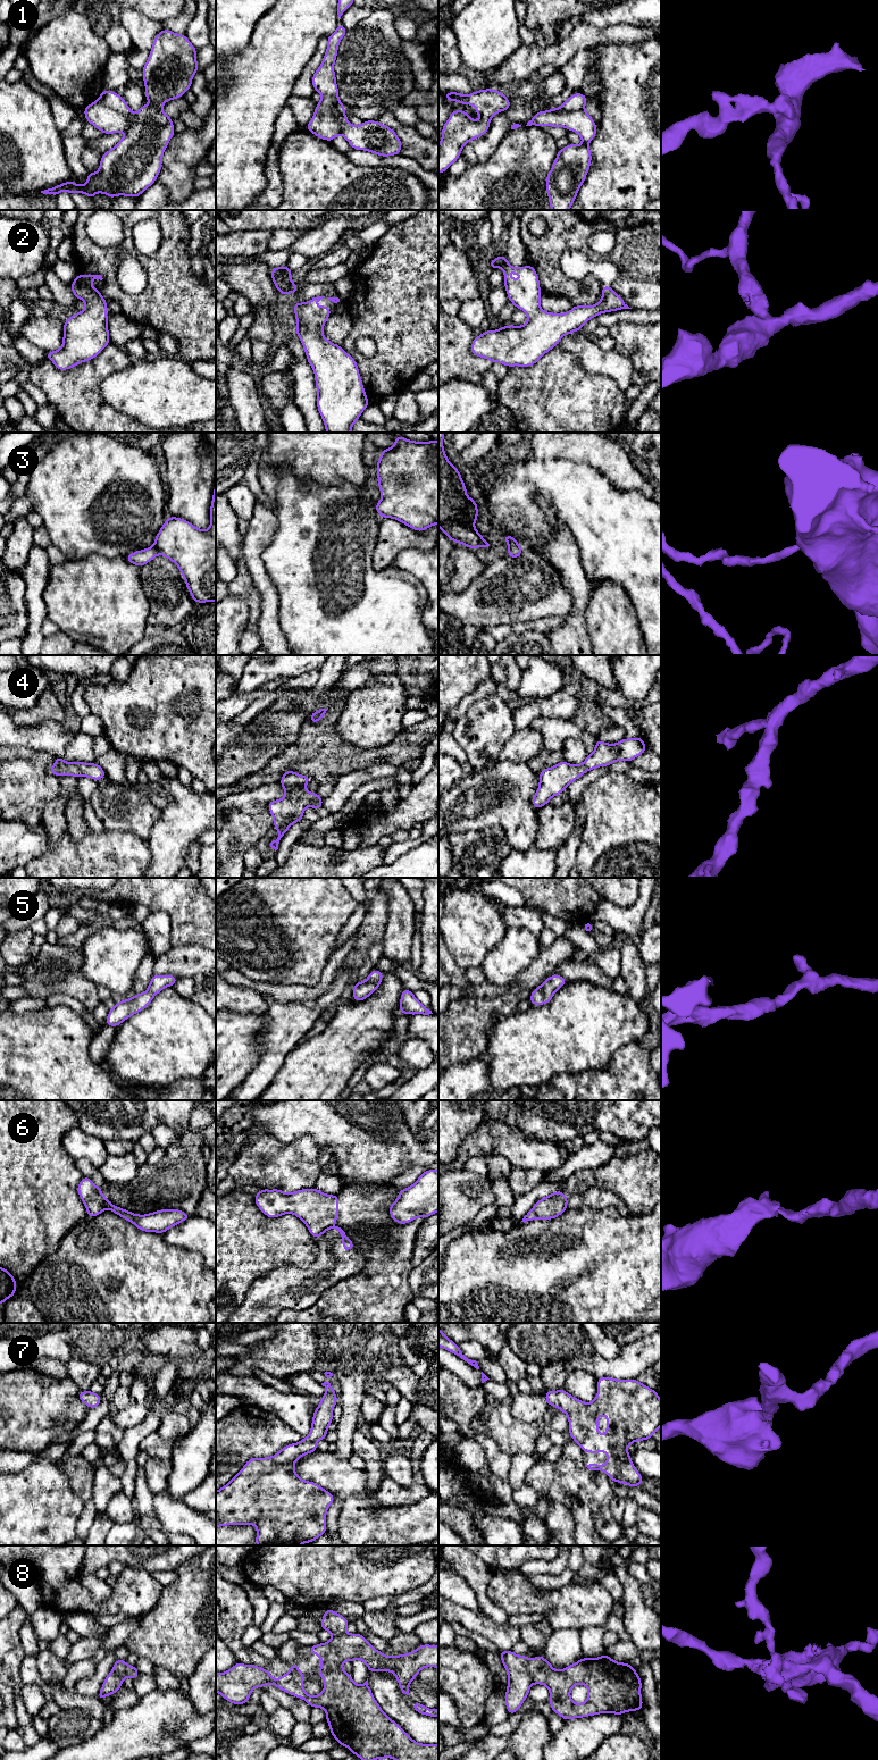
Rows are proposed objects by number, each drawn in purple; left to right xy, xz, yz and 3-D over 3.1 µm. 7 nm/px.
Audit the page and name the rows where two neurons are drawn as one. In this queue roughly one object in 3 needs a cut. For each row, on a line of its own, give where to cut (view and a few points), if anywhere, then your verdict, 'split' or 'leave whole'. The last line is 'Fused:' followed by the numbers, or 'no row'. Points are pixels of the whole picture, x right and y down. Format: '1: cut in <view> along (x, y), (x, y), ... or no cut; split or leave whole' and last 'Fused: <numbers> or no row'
1: cut in xy along (98, 99), (123, 114), (130, 120); split
2: no cut; leave whole
3: no cut; leave whole
4: no cut; leave whole
5: no cut; leave whole
6: cut in xy along (110, 1203), (107, 1208); split
7: no cut; leave whole
8: cut in yz along (528, 1660), (527, 1674), (534, 1683); split
Fused: 1, 6, 8

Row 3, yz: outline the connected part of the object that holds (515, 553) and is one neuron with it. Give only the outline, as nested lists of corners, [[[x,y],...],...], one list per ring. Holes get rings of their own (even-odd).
[[[512,535],[502,536],[502,539],[508,544],[508,556],[518,559],[521,555],[522,547],[518,544]]]

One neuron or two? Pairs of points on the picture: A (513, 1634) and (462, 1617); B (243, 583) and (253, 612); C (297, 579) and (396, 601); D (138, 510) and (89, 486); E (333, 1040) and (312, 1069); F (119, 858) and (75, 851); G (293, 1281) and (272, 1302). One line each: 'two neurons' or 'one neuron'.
A: one neuron
B: one neuron
C: one neuron
D: one neuron
E: one neuron
F: one neuron
G: one neuron

